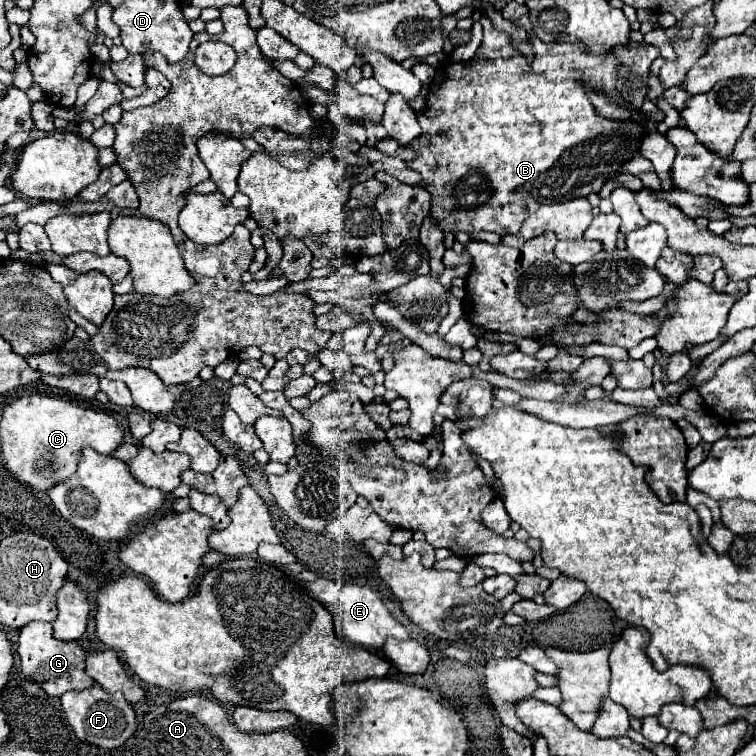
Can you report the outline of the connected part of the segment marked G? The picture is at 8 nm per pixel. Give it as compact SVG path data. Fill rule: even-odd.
M30 622L20 630L18 636L18 654L20 654L20 666L22 674L36 682L48 696L62 696L68 690L86 690L94 686L94 680L84 672L84 660L86 652L76 642L62 642L52 636L52 624L48 622Z

